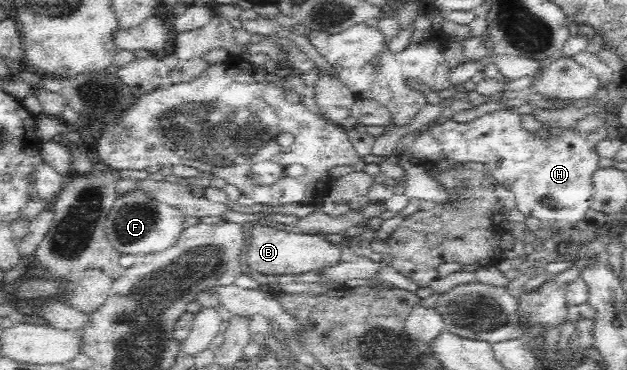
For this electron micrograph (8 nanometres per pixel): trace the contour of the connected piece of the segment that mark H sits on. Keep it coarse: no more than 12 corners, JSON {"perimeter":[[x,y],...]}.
{"perimeter":[[510,110],[431,130],[451,163],[480,162],[527,218],[591,212],[588,138],[535,138]]}

